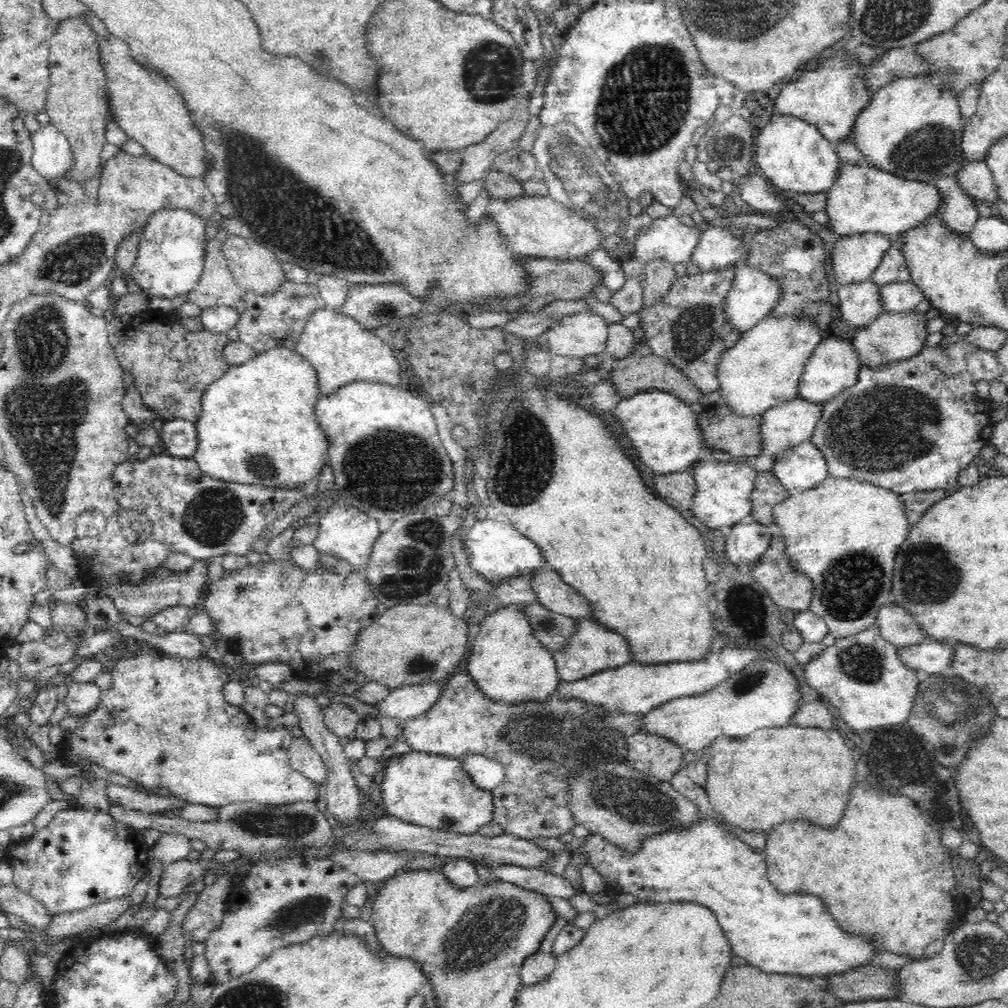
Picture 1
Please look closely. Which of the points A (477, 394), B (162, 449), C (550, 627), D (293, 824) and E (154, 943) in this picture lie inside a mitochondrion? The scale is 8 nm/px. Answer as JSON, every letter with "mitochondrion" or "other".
{"A":"other","B":"other","C":"mitochondrion","D":"mitochondrion","E":"other"}

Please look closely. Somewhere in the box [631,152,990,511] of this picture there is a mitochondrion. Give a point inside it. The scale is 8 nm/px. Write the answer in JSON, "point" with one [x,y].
{"point":[840,436]}

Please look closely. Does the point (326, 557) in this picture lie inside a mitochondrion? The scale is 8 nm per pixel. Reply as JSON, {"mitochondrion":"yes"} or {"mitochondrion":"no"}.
{"mitochondrion":"no"}

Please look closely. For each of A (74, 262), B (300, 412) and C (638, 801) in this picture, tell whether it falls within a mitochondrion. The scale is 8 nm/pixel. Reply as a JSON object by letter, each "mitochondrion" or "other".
{"A":"mitochondrion","B":"other","C":"mitochondrion"}

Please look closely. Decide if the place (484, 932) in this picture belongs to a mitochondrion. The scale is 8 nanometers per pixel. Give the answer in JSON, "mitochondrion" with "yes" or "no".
{"mitochondrion":"yes"}

